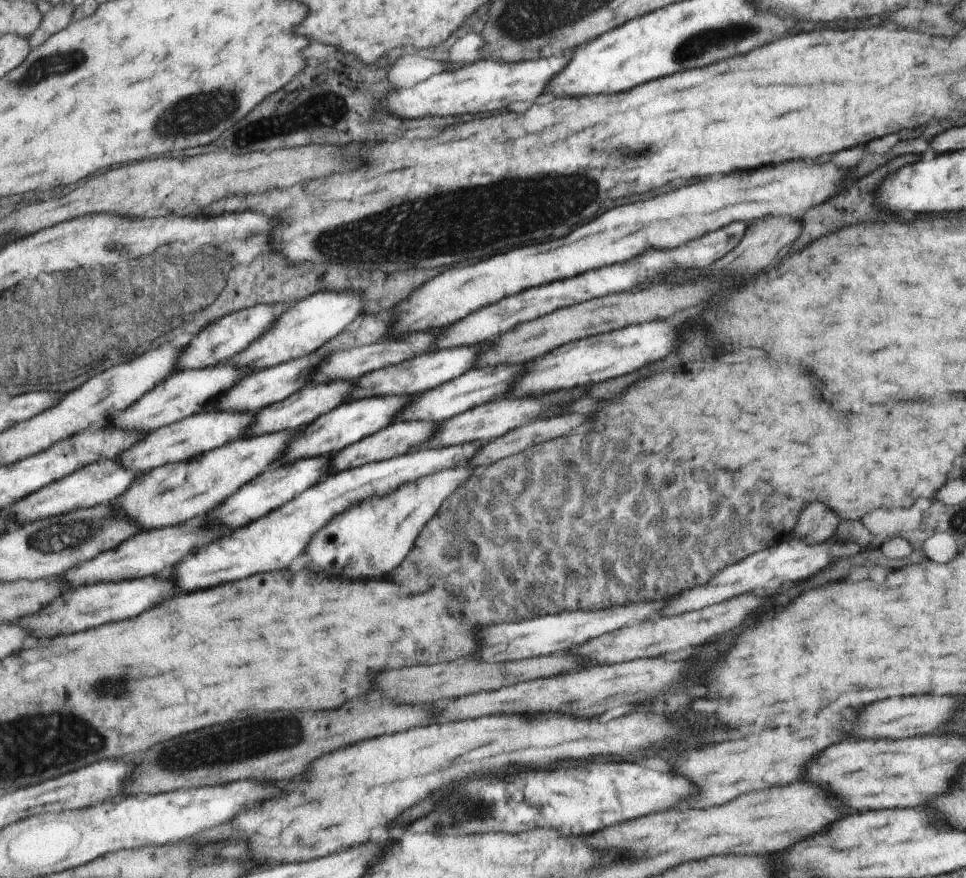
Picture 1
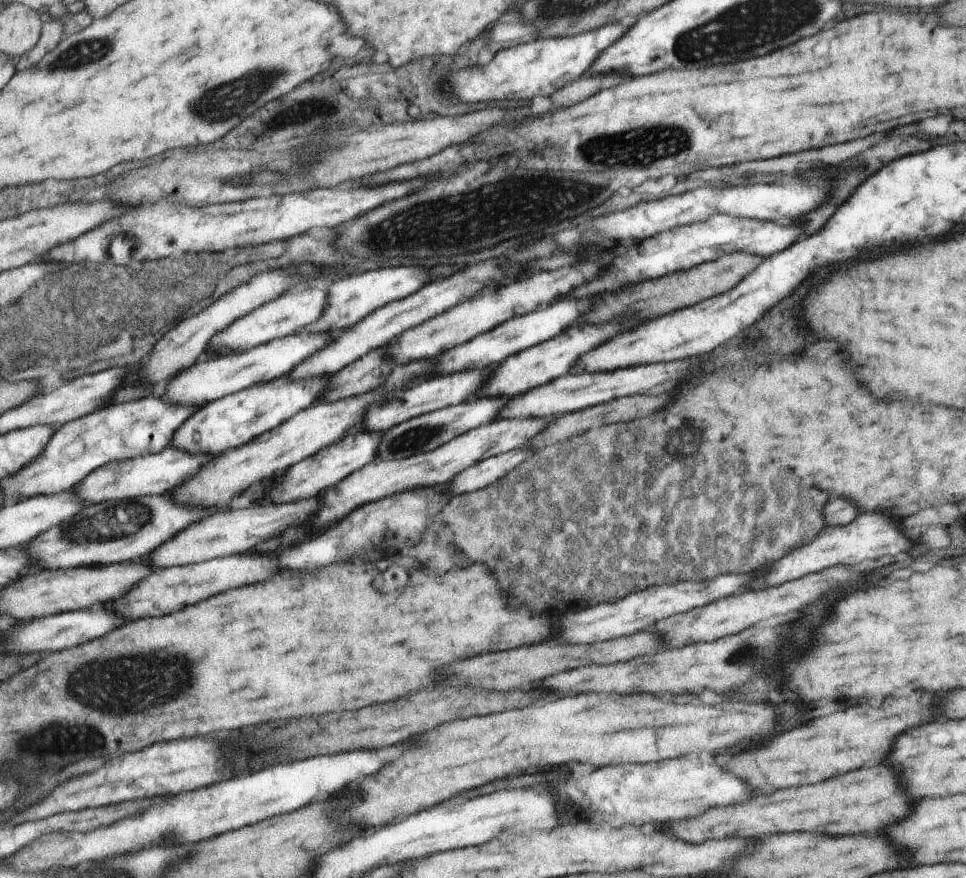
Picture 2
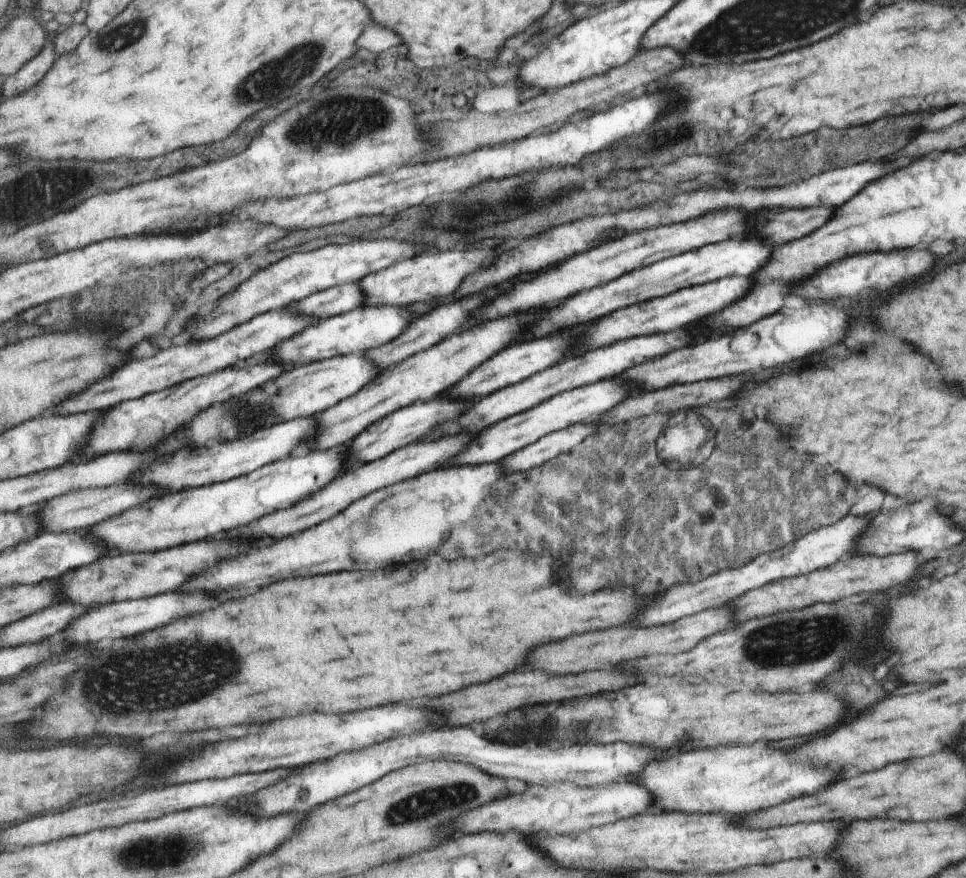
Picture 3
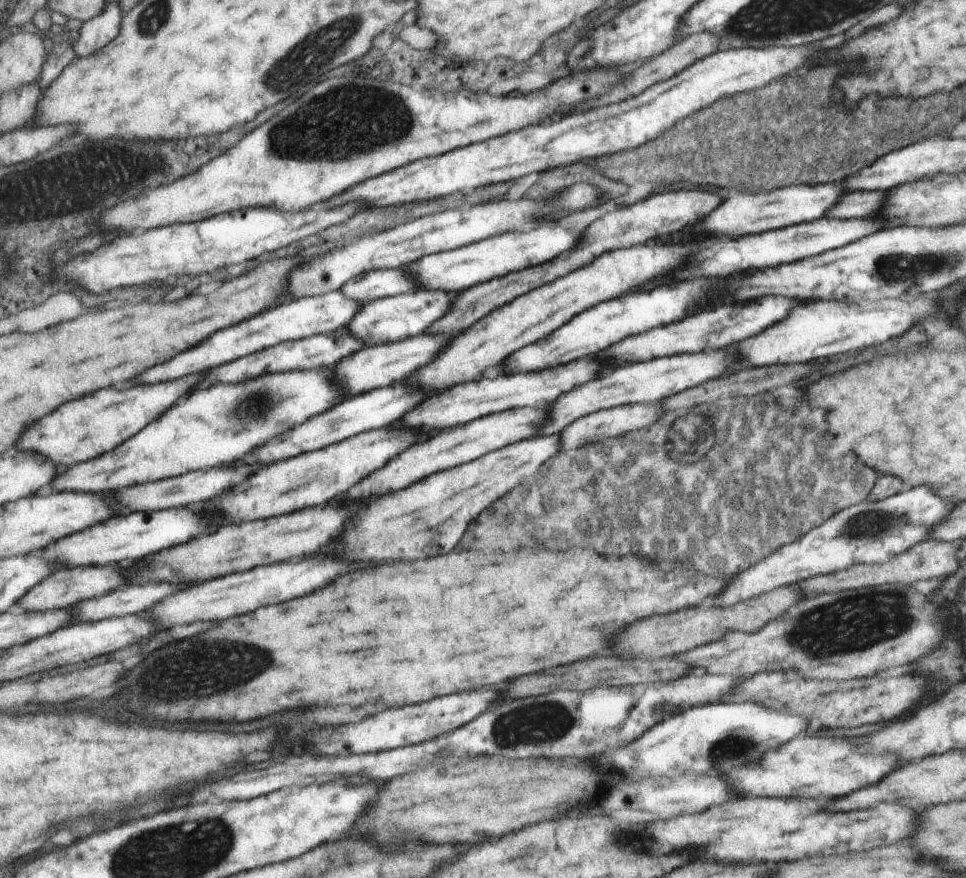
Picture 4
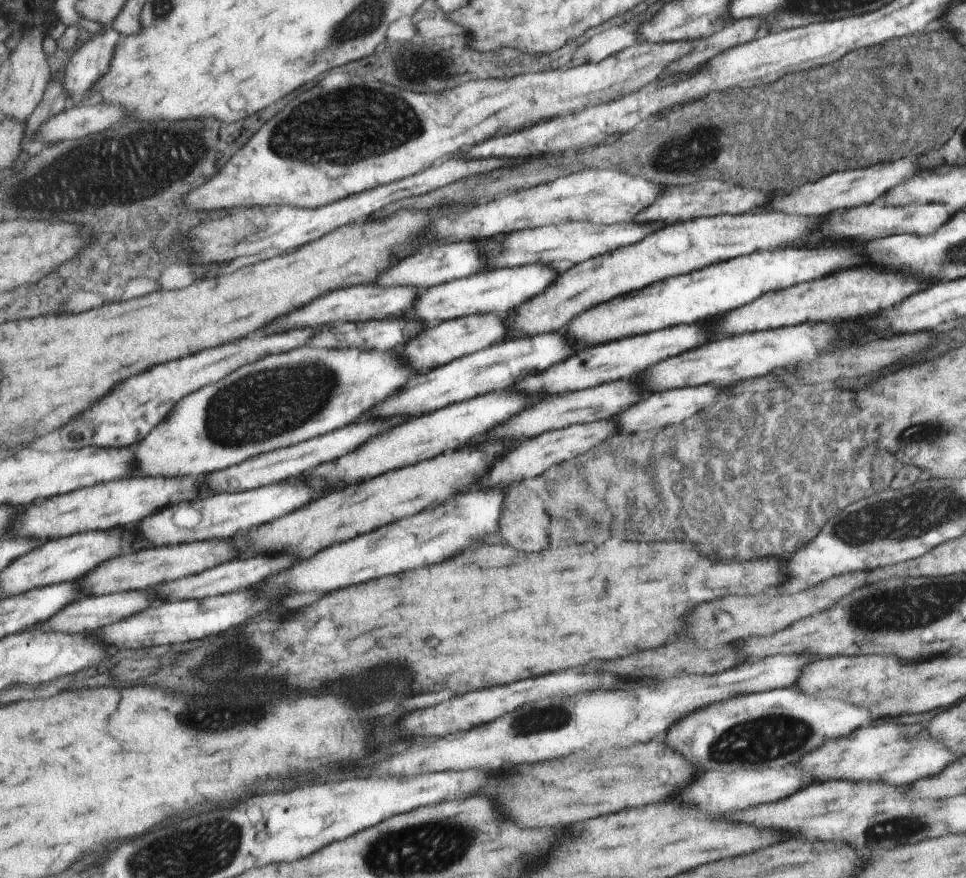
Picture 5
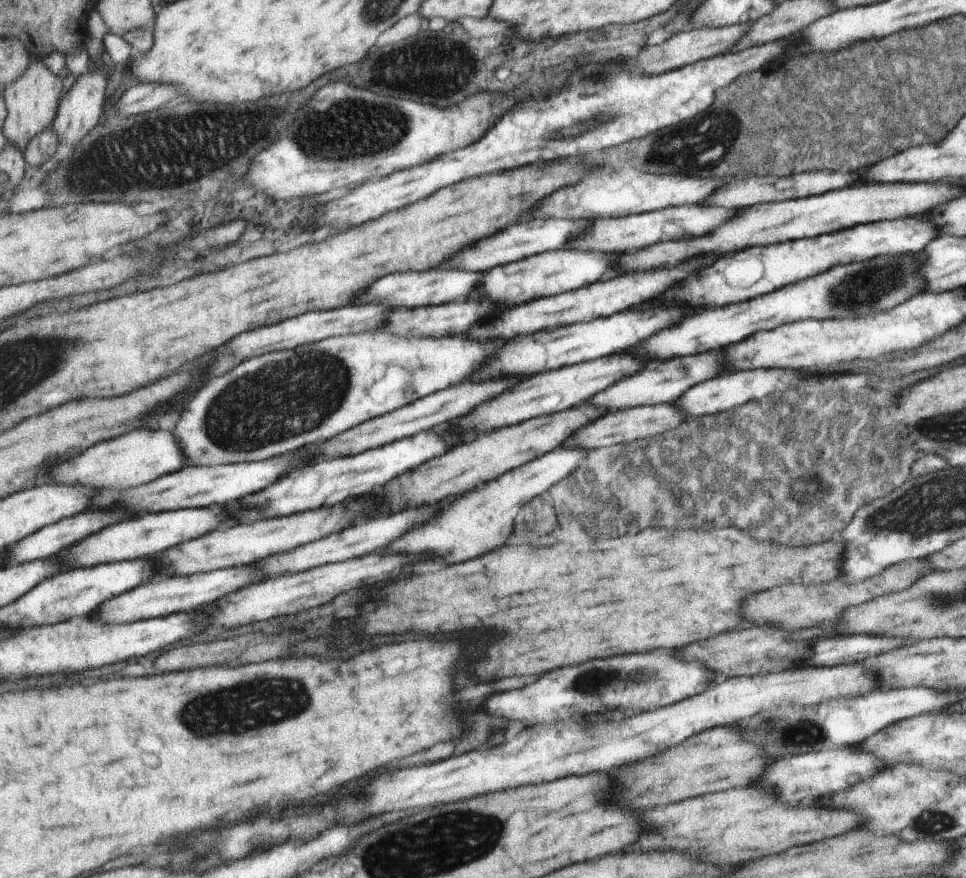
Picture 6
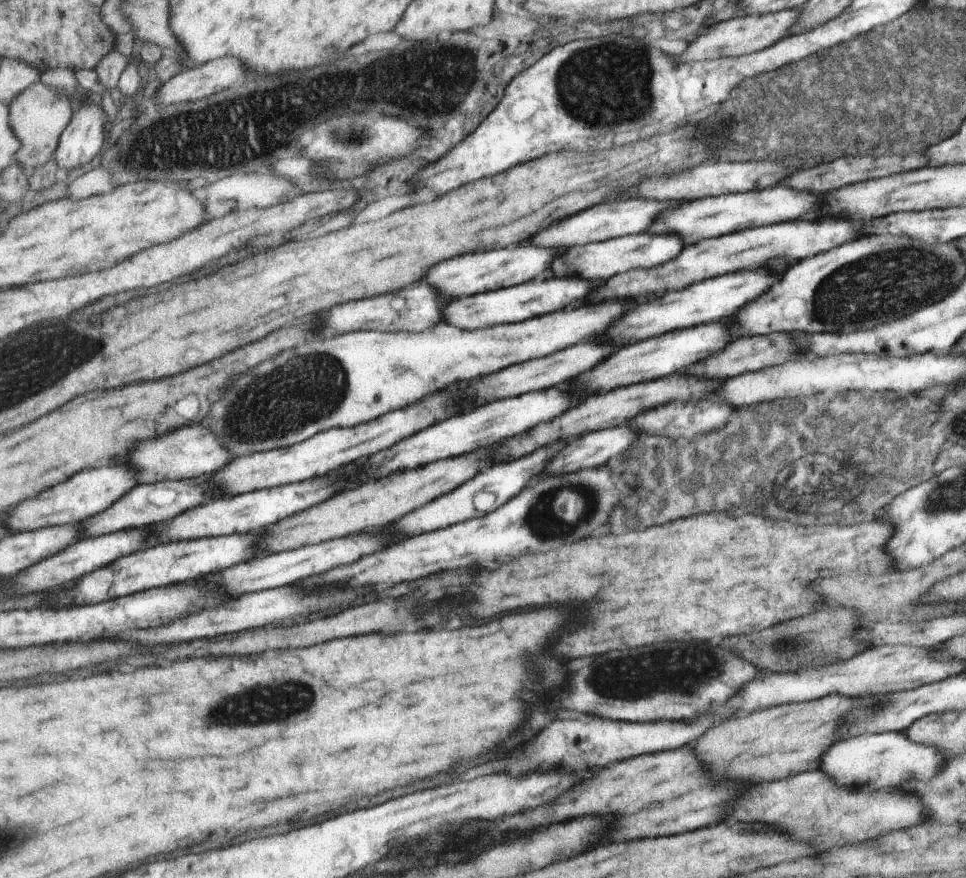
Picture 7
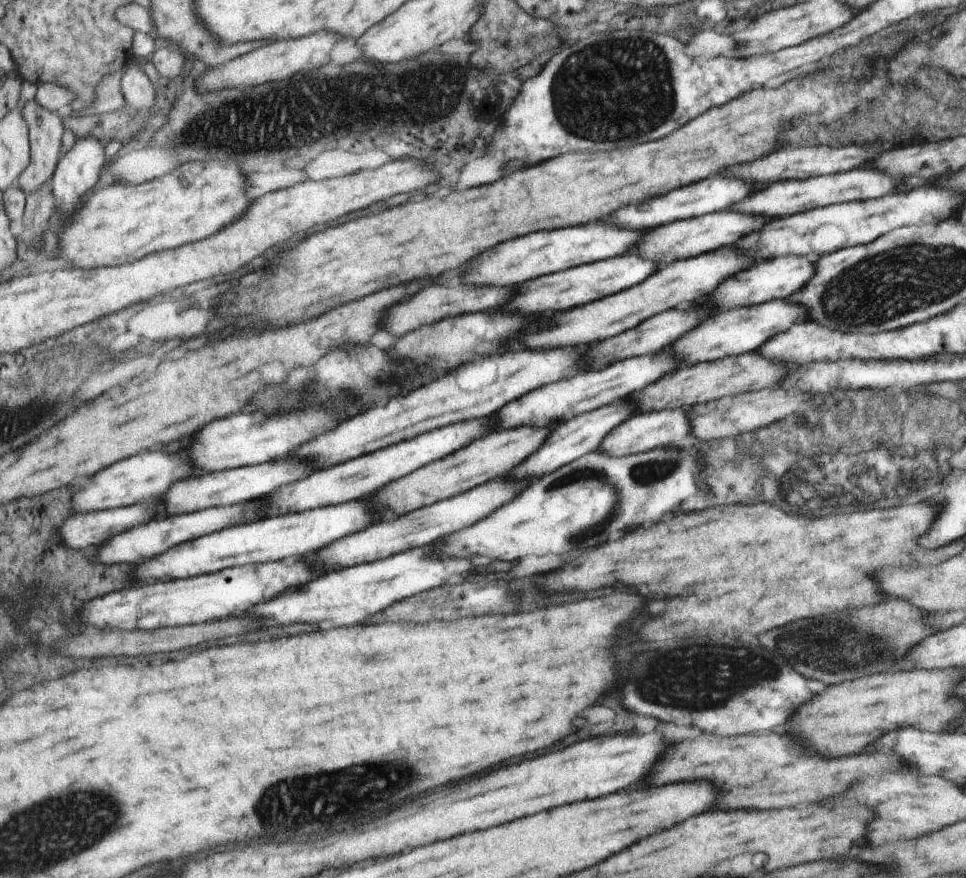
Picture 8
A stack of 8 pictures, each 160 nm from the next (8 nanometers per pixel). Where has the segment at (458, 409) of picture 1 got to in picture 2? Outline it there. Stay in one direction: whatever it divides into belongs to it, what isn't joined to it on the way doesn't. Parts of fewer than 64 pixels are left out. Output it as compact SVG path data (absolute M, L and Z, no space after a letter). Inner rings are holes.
M621 322L621 324L601 324L601 326L579 326L579 328L569 328L557 336L553 336L551 340L545 340L537 346L531 346L519 354L509 356L505 362L499 362L499 366L495 366L495 378L491 378L491 382L485 386L485 390L481 390L477 396L481 398L501 398L501 396L515 396L519 392L525 392L529 388L535 388L539 384L547 384L549 380L565 374L571 364L577 360L577 356L581 356L583 352L591 350L593 346L599 346L601 342L609 340L613 334L631 328L635 322Z

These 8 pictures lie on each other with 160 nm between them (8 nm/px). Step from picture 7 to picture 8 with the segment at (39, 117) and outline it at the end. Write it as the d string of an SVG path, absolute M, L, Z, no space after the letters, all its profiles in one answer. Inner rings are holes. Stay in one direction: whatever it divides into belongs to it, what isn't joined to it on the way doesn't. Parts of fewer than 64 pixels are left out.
M36 100L27 102L25 108L23 108L23 116L25 116L25 120L29 124L29 130L31 130L31 164L19 176L19 186L27 193L36 191L44 184L49 184L57 174L59 160L61 160L61 148L63 148L63 134L65 134L68 126L64 122L63 114L43 108Z

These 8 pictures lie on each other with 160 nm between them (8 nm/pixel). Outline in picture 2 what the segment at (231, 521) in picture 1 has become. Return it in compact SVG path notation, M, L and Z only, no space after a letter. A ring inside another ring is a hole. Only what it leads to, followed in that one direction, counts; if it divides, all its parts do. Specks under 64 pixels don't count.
M366 431L351 432L341 441L333 445L326 446L321 452L313 457L305 458L287 469L284 473L277 474L278 485L270 492L271 502L275 504L294 503L313 498L319 492L327 490L329 486L335 486L343 478L347 478L352 472L362 469L367 463L373 462L378 458L378 452L382 448L383 431L367 433Z

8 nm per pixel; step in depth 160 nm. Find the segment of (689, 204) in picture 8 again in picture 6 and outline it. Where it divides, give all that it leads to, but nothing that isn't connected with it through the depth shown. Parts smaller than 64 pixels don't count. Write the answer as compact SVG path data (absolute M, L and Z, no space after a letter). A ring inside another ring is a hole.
M567 219L567 220L523 220L517 222L515 226L507 226L507 230L499 230L499 234L495 234L495 238L483 238L483 242L479 242L479 246L467 246L467 250L463 250L463 254L455 254L455 258L451 258L447 264L453 270L475 270L475 273L483 273L495 268L495 266L503 266L509 264L513 260L521 260L539 252L545 252L555 249L561 249L561 246L569 241L574 241L579 232L590 228L587 226L588 219Z

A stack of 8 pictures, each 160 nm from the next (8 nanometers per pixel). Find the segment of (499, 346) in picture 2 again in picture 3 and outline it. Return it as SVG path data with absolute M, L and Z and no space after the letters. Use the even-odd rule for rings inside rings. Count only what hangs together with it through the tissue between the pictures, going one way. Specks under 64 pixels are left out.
M731 238L731 240L719 242L719 244L703 246L695 252L687 252L687 254L681 254L675 258L655 262L651 266L633 270L631 274L623 274L623 278L617 278L615 282L607 282L607 286L597 286L595 290L587 290L587 294L575 294L575 298L567 298L567 302L553 306L551 310L547 310L547 314L543 314L543 318L539 318L539 326L531 326L531 330L527 330L527 334L523 334L523 338L519 338L519 342L531 340L531 338L547 338L547 336L555 334L557 330L575 328L575 326L593 322L595 318L601 318L617 308L625 308L629 304L639 304L639 302L655 298L655 296L665 296L679 288L711 282L715 278L733 276L733 274L749 276L761 264L765 264L765 260L769 258L769 252L771 252L771 248L761 246L755 238Z

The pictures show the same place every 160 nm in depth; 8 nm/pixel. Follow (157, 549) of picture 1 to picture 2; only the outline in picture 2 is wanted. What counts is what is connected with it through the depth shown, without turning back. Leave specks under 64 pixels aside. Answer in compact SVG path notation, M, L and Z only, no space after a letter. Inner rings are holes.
M302 500L294 503L285 503L283 506L277 504L263 504L263 506L248 506L247 508L235 508L217 512L209 518L203 518L203 522L195 522L191 530L183 530L179 538L171 538L167 546L159 546L155 554L149 554L145 562L155 568L171 568L171 566L183 566L183 564L195 564L195 562L207 562L213 558L225 558L231 554L247 552L255 548L255 544L269 540L269 536L279 536L289 526L301 526L305 524L305 518L317 510L317 500Z

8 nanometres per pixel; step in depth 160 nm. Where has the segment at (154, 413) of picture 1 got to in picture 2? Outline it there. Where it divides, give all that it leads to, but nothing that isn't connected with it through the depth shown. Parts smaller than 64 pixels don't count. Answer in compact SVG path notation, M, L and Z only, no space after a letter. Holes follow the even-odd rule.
M299 333L272 340L250 351L239 351L225 357L217 356L211 360L203 357L193 367L175 375L175 378L169 382L163 398L171 398L171 402L181 406L205 406L217 398L225 398L233 393L285 376L336 338L334 333Z

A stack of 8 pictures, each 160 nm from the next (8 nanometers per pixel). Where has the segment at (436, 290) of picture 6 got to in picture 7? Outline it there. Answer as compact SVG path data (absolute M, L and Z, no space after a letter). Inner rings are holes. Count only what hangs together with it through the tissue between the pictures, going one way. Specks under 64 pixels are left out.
M515 246L515 248L503 248L503 250L493 250L493 252L479 252L479 254L467 254L463 258L453 258L451 262L443 262L443 266L435 266L425 282L431 286L443 290L447 298L461 298L461 296L473 296L479 292L491 292L507 286L515 286L519 282L527 282L535 279L543 268L549 266L551 258L557 256L557 249L537 250L531 246Z

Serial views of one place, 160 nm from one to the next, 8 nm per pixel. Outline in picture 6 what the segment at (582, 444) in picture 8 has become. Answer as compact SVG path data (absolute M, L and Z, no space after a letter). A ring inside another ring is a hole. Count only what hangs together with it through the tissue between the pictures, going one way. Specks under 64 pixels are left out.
M413 508L413 510L407 510L403 514L359 522L359 524L353 524L351 528L341 529L335 534L315 542L302 544L287 552L269 555L267 558L255 561L252 565L247 566L255 567L265 579L268 579L285 574L300 573L323 566L323 564L331 564L331 562L343 562L343 560L349 560L349 558L359 558L359 556L365 556L365 554L373 554L373 552L379 552L385 546L389 546L393 540L403 536L407 530L411 530L415 524L423 524L423 522L431 520L435 516L435 512L437 512L435 508L419 508L419 510Z

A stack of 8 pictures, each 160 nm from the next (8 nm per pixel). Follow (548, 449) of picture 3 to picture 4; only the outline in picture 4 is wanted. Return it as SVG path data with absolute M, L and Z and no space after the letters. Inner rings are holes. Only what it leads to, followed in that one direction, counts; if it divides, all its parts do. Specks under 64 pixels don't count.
M658 402L618 406L589 413L579 417L558 432L561 435L561 452L572 451L581 448L583 445L589 445L595 454L607 454L606 449L625 442L626 436L631 435L633 431L645 427L649 428L660 417L661 413L664 413L664 409Z

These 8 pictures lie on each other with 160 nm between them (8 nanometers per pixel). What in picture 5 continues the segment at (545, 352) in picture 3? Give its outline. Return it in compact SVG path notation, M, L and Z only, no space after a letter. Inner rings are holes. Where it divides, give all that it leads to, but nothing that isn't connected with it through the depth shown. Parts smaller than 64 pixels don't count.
M835 246L813 248L813 250L779 248L779 250L739 256L727 262L707 266L703 270L695 270L685 276L669 278L667 282L657 282L655 286L645 286L635 294L625 294L623 298L615 298L615 302L605 302L603 306L595 306L595 310L587 310L587 314L581 314L579 318L575 318L575 322L571 322L567 336L577 346L595 346L635 334L655 332L677 324L699 322L709 316L719 316L725 314L727 310L747 304L767 290L779 290L793 286L797 282L815 280L833 272L833 268L861 264L863 258L857 256L859 250L861 248L849 248L849 246L841 246L839 250Z

